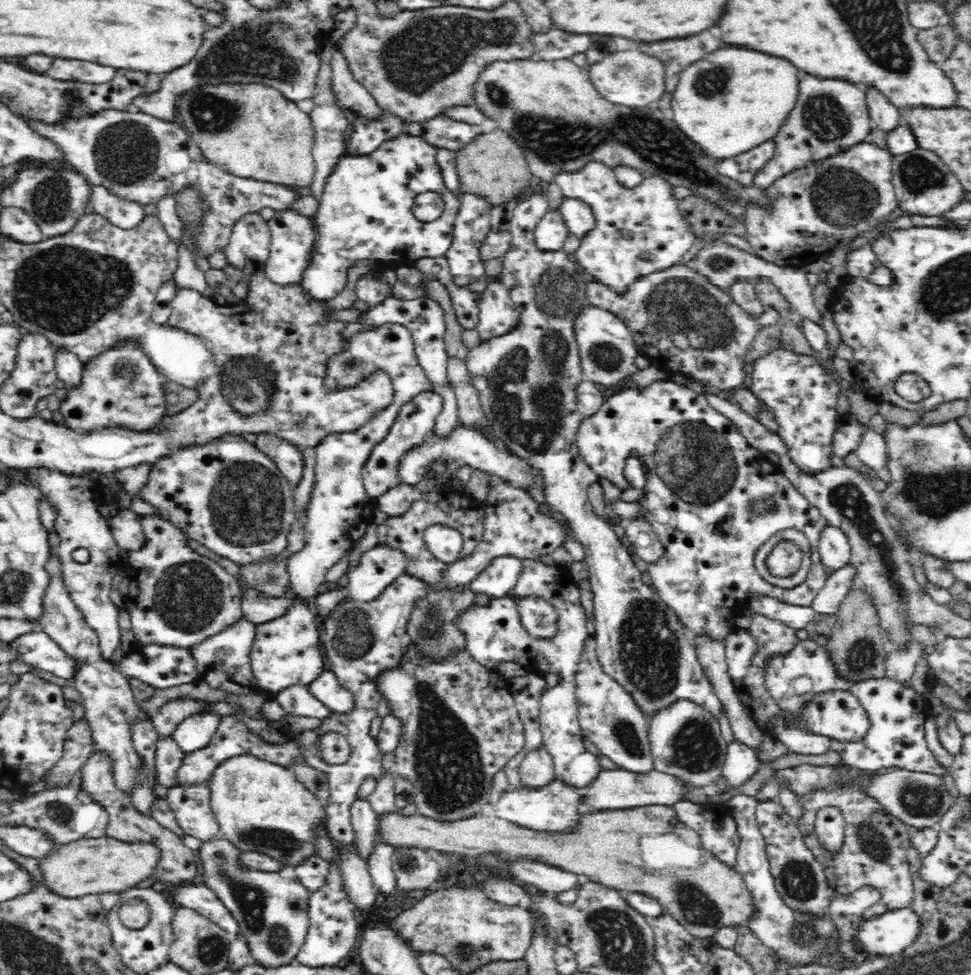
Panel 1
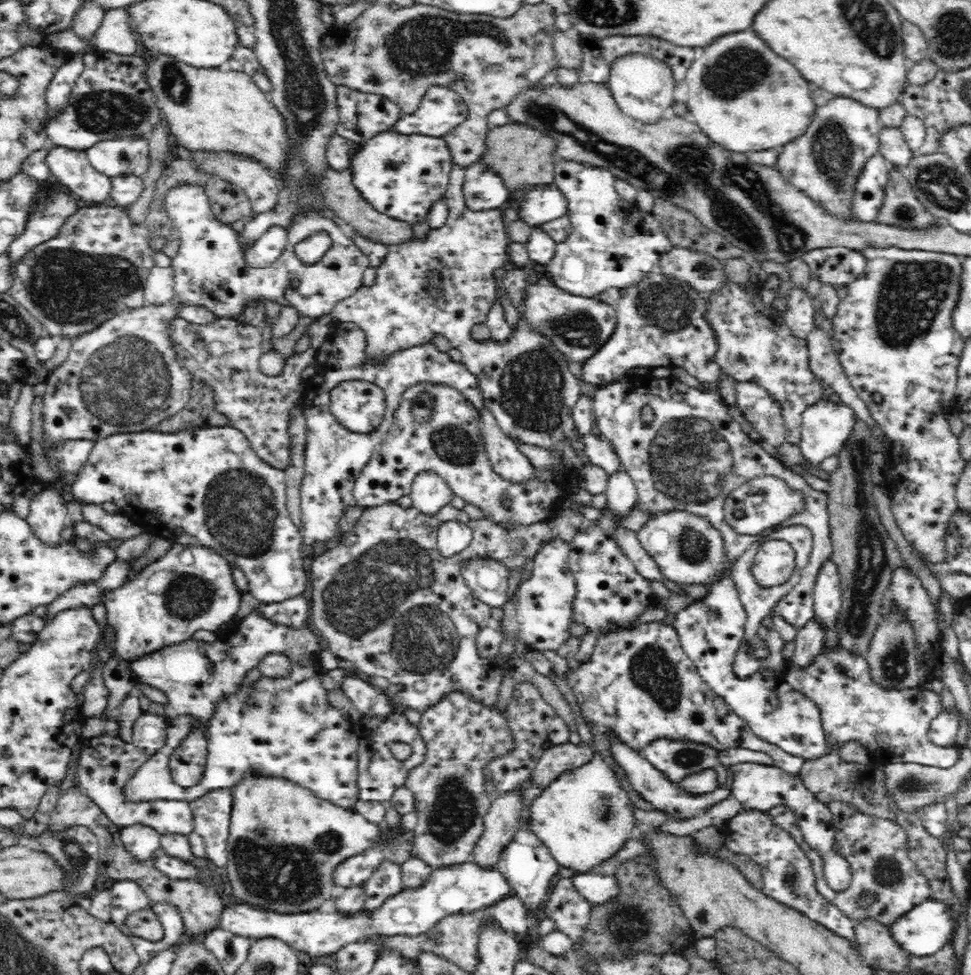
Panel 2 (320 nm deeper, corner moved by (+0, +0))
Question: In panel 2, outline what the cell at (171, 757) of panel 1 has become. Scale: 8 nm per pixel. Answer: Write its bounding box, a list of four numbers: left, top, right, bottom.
[131,712,169,756]

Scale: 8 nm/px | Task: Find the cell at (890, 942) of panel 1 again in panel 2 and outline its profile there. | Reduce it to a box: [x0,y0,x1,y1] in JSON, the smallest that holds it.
[887,897,955,957]

